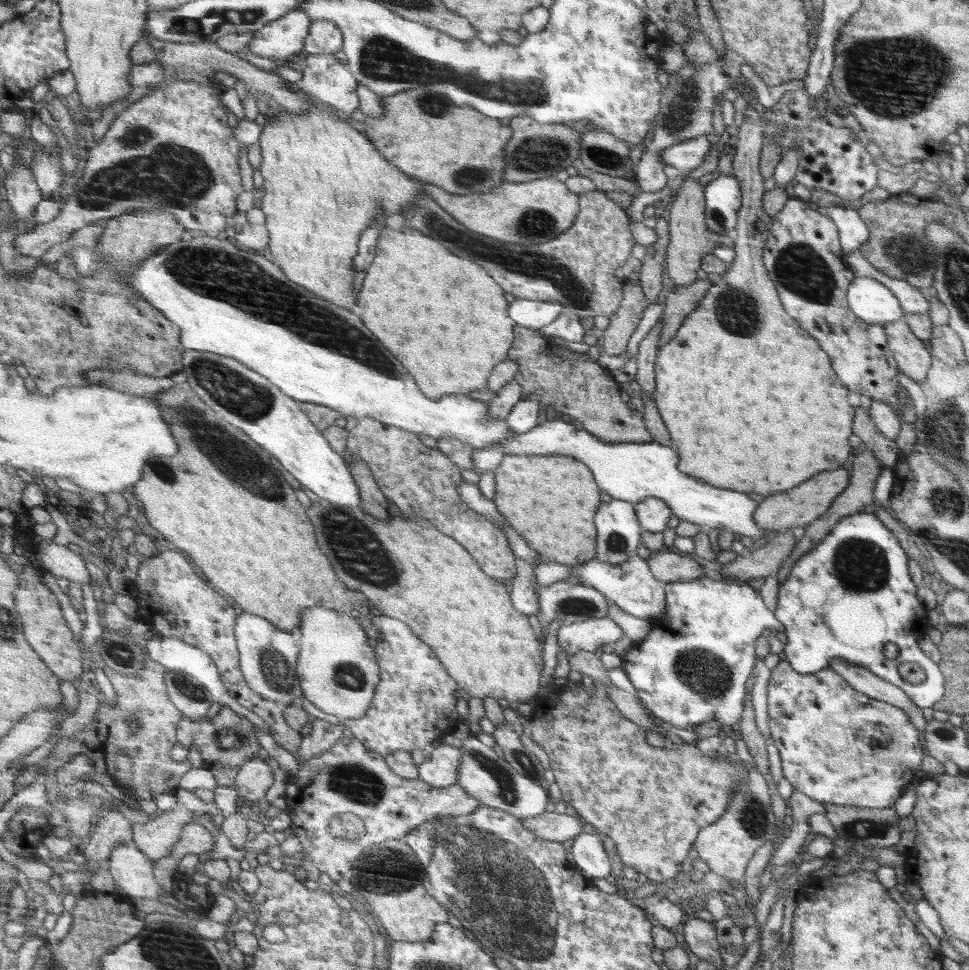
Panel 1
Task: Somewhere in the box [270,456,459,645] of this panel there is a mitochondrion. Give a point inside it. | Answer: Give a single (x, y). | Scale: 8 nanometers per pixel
(360, 554)

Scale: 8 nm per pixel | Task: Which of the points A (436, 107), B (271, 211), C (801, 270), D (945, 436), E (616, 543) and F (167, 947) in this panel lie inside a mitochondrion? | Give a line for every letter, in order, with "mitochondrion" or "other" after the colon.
A: mitochondrion
B: other
C: mitochondrion
D: mitochondrion
E: mitochondrion
F: mitochondrion

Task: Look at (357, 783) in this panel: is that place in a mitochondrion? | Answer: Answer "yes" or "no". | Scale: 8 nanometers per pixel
yes

